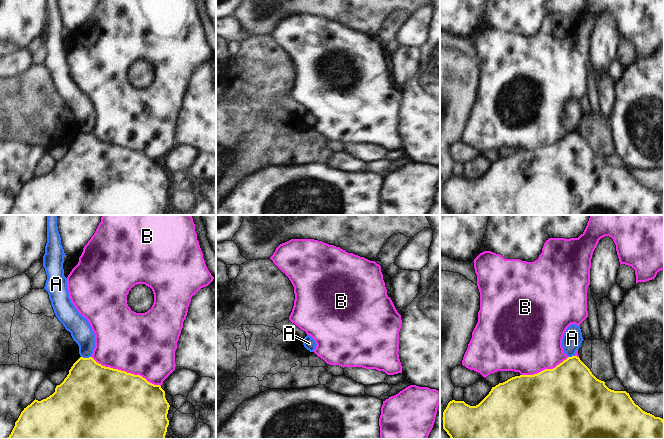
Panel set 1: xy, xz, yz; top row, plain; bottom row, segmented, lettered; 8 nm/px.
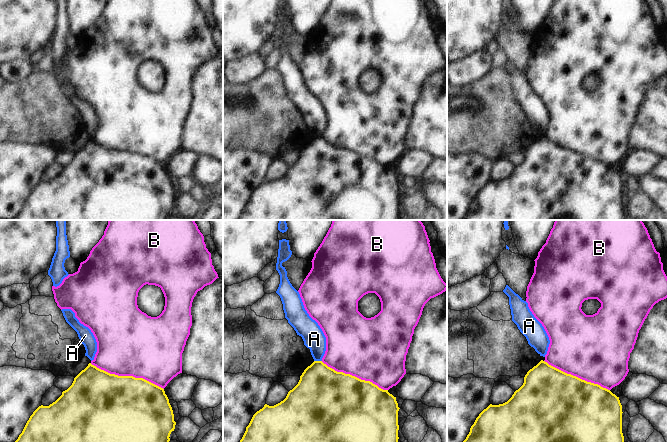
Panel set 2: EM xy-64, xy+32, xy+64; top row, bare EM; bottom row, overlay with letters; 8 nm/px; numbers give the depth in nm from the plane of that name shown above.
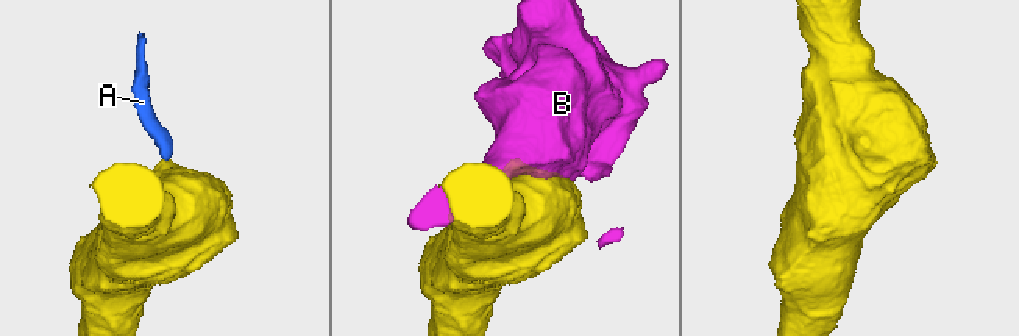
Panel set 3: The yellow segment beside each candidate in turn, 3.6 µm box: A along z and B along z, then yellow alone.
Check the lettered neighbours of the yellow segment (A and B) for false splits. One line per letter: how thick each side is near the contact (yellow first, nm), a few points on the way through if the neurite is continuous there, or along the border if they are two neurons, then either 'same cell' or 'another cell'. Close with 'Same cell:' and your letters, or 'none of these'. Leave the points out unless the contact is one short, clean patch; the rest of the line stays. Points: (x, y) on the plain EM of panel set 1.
A: 420 nm thick on the yellow side, 170 nm on the other; border along xy (81, 132), (90, 133); another cell
B: 500 nm thick on the yellow side, 500 nm on the other; another cell
Same cell: none of these

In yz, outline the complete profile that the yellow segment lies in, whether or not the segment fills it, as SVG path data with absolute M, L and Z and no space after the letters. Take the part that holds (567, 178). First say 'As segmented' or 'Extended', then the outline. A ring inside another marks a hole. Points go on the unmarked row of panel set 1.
As segmented. M577 132L568 133L553 145L499 159L476 182L452 176L442 195L451 215L664 215L662 194L643 187L626 167L609 165Z

